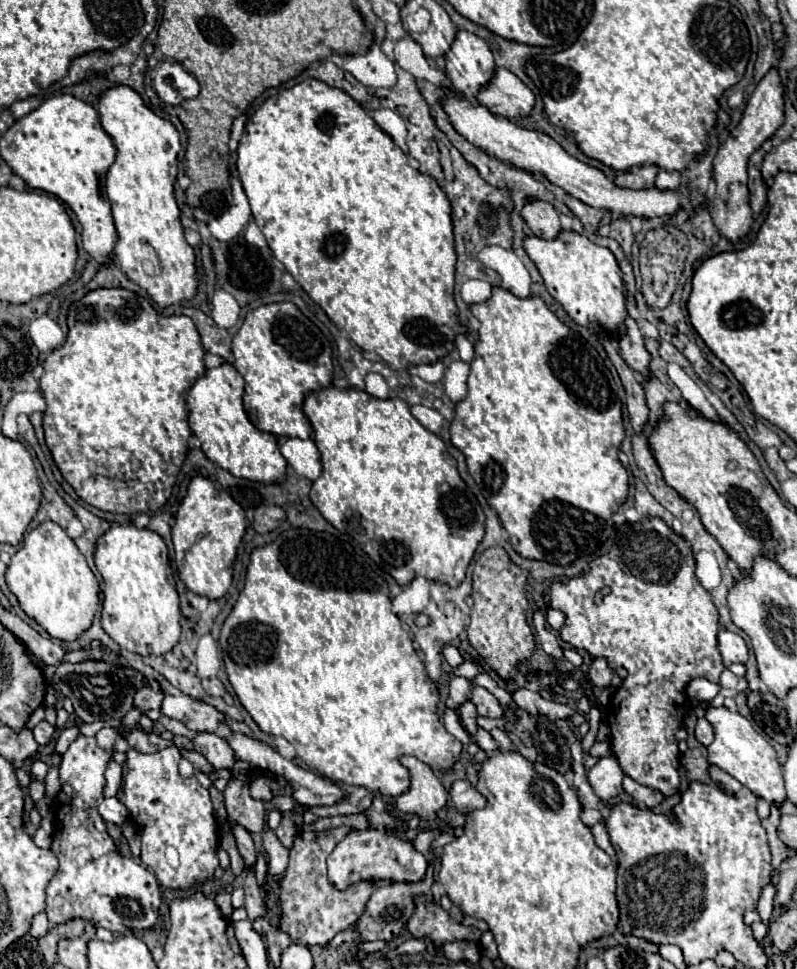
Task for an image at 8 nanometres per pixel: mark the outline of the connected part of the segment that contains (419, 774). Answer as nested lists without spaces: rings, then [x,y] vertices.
[[[402,756],[400,762],[410,770],[412,786],[396,798],[396,810],[418,814],[424,820],[436,820],[436,816],[448,806],[448,792],[440,784],[440,778],[418,758]]]

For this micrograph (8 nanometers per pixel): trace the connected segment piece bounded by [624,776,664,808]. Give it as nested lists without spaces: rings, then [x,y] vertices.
[[[630,776],[624,778],[624,790],[626,790],[634,800],[646,804],[648,808],[654,808],[656,804],[660,804],[660,802],[664,800],[664,796],[662,796],[658,790],[648,788],[648,786],[642,786],[642,784],[634,782]]]

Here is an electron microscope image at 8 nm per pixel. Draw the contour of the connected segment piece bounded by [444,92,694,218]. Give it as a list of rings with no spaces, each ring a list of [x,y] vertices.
[[[450,92],[444,98],[444,110],[448,112],[454,128],[472,144],[476,144],[478,148],[486,150],[488,154],[496,156],[502,162],[508,162],[520,170],[528,170],[528,172],[538,172],[542,176],[546,176],[552,184],[560,186],[564,192],[568,192],[570,196],[582,200],[588,206],[600,208],[600,210],[610,210],[610,212],[618,212],[624,216],[640,216],[640,218],[656,218],[656,216],[672,216],[680,210],[686,210],[688,216],[694,214],[694,208],[690,206],[690,196],[684,190],[660,190],[660,188],[644,188],[644,190],[630,190],[630,188],[620,188],[616,186],[610,178],[604,176],[602,170],[584,164],[580,160],[576,160],[574,156],[570,156],[556,140],[552,140],[550,136],[536,132],[536,130],[528,130],[524,126],[516,126],[506,118],[498,118],[494,116],[488,108],[458,96],[454,92]]]

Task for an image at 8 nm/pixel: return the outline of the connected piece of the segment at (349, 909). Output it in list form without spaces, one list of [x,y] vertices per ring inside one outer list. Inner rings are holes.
[[[346,826],[332,828],[326,832],[300,832],[294,840],[290,850],[290,864],[286,870],[284,880],[280,882],[280,930],[290,934],[296,944],[302,946],[324,946],[328,944],[338,932],[354,926],[358,916],[362,916],[370,894],[376,890],[372,882],[360,882],[350,886],[348,890],[340,892],[332,888],[326,876],[326,858],[334,850],[334,846],[344,838],[348,832]]]

